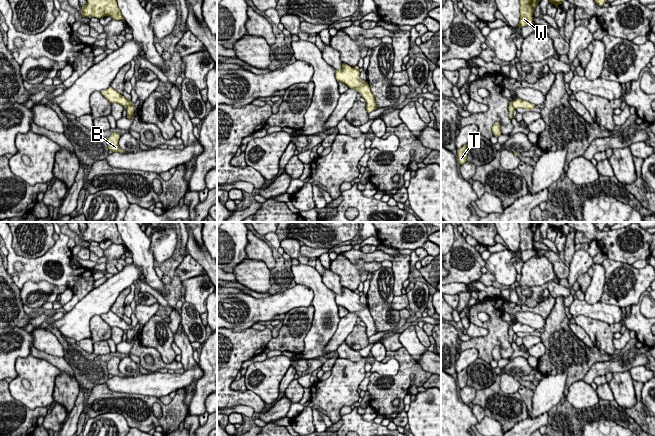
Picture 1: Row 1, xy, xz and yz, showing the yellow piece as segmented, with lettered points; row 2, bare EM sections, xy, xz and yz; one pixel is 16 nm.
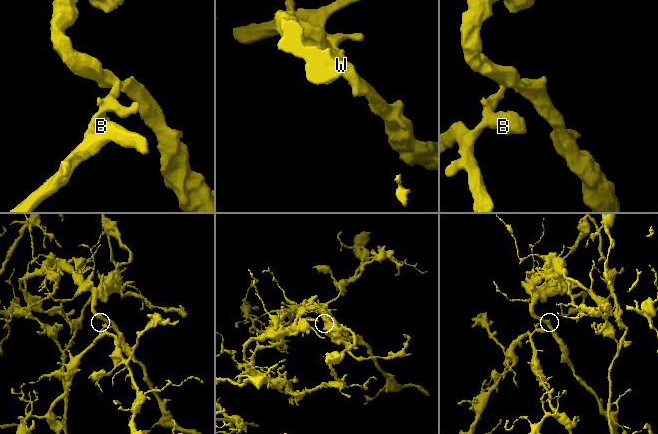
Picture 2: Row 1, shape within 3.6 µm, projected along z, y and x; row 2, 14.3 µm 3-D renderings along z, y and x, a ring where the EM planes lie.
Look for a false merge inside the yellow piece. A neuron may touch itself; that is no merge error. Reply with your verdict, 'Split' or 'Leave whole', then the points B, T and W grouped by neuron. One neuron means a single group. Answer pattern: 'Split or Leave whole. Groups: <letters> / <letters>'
Split. Groups: B T / W

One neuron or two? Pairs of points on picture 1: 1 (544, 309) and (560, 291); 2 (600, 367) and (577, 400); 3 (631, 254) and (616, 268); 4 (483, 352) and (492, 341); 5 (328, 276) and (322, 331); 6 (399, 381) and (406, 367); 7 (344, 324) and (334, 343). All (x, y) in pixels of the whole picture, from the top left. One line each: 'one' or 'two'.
1: two
2: two
3: two
4: one
5: two
6: one
7: one

